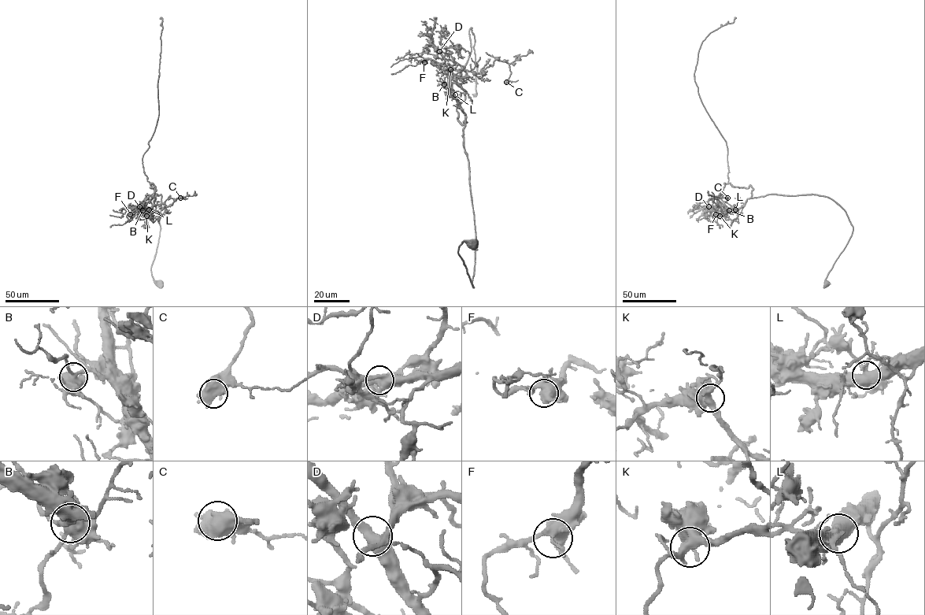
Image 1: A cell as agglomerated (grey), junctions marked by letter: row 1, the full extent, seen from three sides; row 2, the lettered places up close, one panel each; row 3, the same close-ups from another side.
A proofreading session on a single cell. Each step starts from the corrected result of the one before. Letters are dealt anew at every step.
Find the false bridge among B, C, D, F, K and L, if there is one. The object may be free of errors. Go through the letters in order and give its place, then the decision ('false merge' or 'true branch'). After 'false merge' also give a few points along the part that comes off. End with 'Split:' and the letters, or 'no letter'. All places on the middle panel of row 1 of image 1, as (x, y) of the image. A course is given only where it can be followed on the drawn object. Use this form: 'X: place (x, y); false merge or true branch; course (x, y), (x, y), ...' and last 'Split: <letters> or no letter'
B: place (444, 84); true branch
C: place (506, 82); true branch
D: place (439, 51); true branch
F: place (424, 62); true branch
K: place (450, 69); true branch
L: place (455, 94); true branch
Split: no letter

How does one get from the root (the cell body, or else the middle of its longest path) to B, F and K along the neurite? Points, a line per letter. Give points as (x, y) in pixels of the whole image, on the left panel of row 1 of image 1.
B: (160, 283), (153, 279), (151, 267), (160, 236), (161, 195), (155, 194), (153, 205), (148, 209), (142, 210)
F: (160, 283), (151, 267), (160, 236), (161, 195), (154, 195), (148, 209), (144, 203), (130, 214)
K: (160, 283), (153, 279), (151, 267), (160, 230), (160, 194), (155, 194), (153, 205), (141, 213), (146, 216)

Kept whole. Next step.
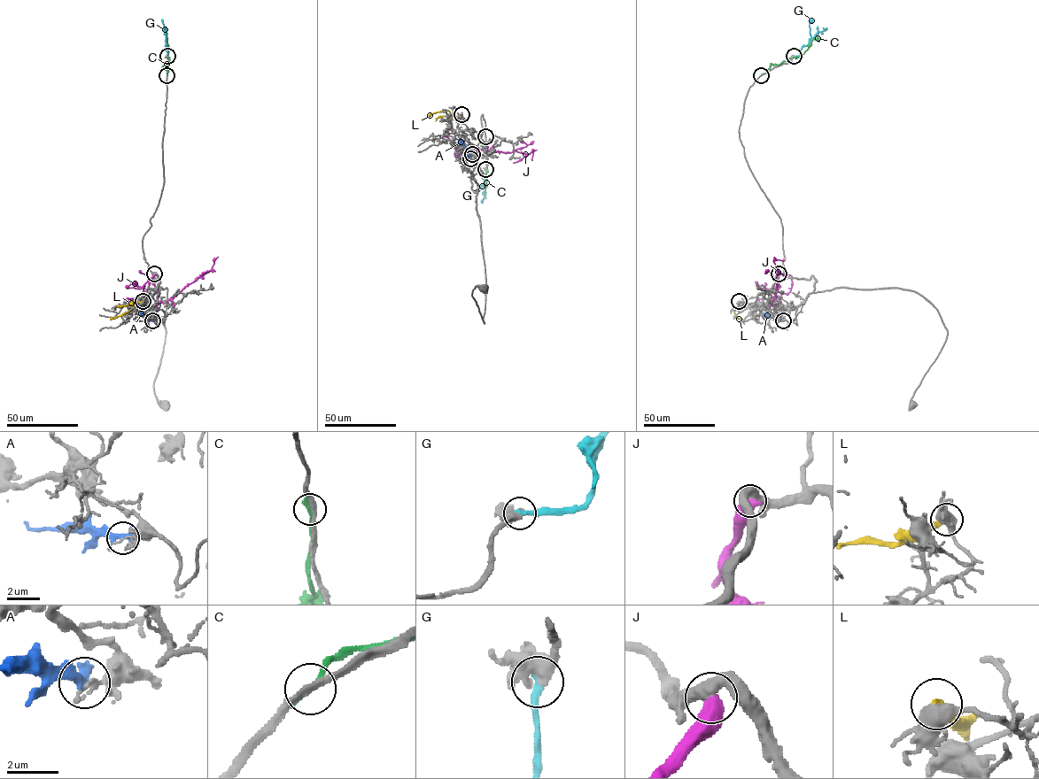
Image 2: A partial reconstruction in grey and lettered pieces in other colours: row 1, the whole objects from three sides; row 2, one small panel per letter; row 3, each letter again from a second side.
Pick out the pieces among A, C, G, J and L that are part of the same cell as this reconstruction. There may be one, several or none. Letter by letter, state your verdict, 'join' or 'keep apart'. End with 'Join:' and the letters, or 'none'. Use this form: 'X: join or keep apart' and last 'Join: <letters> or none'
A: keep apart
C: keep apart
G: join
J: keep apart
L: keep apart
Join: G

